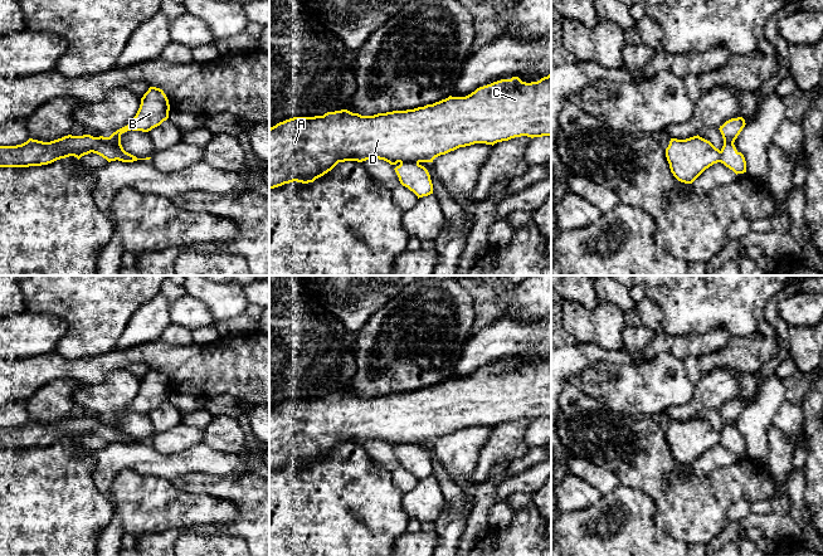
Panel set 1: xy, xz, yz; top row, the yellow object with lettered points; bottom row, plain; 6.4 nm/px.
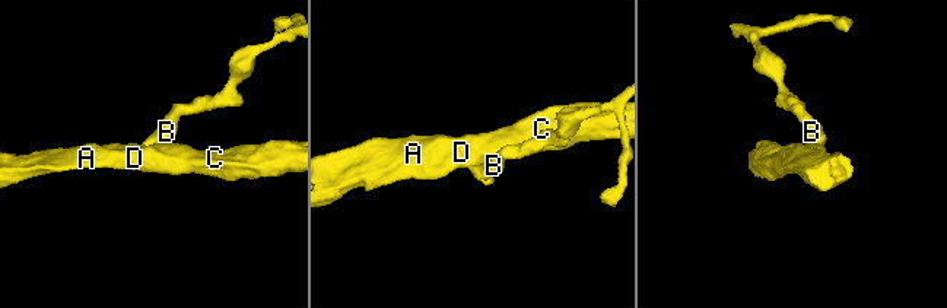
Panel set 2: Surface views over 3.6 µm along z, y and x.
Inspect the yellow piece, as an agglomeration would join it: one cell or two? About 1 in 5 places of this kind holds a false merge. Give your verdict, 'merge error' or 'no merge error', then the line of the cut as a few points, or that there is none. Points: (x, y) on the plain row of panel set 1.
merge error; cut in xz along (418, 444), (400, 445)

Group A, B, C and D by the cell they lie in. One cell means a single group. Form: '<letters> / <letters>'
A C D / B

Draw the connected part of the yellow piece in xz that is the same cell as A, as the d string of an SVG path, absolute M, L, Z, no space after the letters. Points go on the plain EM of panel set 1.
M551 356L541 360L537 364L526 365L522 364L518 359L512 359L511 361L501 361L493 364L491 366L477 370L474 374L466 379L452 379L449 377L445 381L435 384L433 386L427 386L424 389L418 389L414 391L406 392L393 392L386 395L378 395L374 398L361 398L359 395L352 395L347 391L327 394L323 398L315 399L293 399L286 401L283 404L277 405L276 408L269 410L269 472L282 468L284 465L289 465L293 463L308 465L313 464L316 460L323 458L328 453L331 453L339 444L345 443L357 443L362 444L370 440L379 440L389 444L390 447L396 447L398 444L433 444L433 442L440 436L445 436L451 433L454 433L459 429L471 428L474 425L486 425L495 426L497 424L508 423L515 419L542 419L551 418Z

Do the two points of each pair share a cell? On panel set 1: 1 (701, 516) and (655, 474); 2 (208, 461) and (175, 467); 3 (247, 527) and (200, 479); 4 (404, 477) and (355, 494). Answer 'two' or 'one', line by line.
1: one
2: one
3: one
4: two

